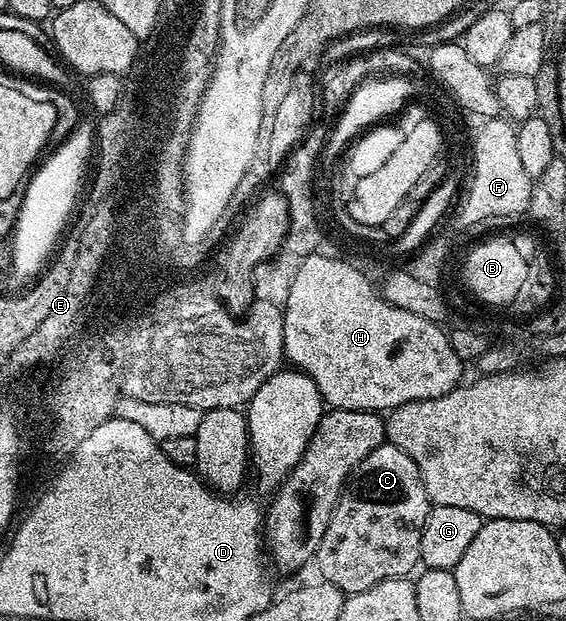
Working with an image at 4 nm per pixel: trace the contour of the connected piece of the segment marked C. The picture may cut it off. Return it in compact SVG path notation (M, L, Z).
M384 441L380 447L373 449L373 453L369 453L369 457L365 457L365 461L356 465L339 495L329 529L325 529L325 537L321 537L321 545L313 560L314 566L319 566L323 574L320 575L322 582L337 585L337 589L348 596L373 589L373 585L381 581L410 576L410 571L420 566L421 533L425 529L425 517L431 512L432 506L415 462L401 453L401 449Z

